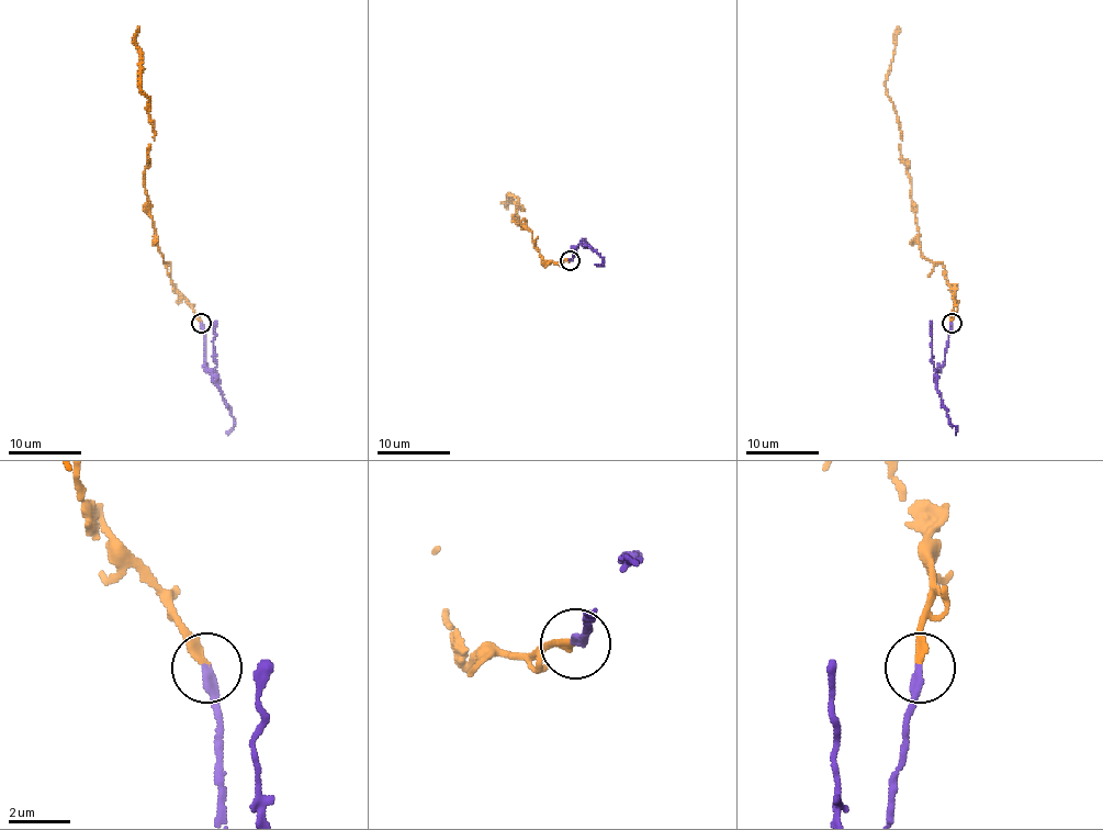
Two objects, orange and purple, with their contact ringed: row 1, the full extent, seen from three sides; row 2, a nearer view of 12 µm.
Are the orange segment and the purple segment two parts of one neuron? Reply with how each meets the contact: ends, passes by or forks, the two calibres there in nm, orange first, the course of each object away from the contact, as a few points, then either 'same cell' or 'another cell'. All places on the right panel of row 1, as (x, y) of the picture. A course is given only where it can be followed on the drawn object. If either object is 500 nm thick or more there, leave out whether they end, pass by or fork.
orange ends; purple ends; calibres 240 and 240 nm; course orange (952, 323), (954, 293), (944, 267), (921, 250), (911, 177), (902, 155), (902, 131), (886, 91), (899, 26); course purple (952, 323), (944, 365), (935, 381), (956, 435); same cell

